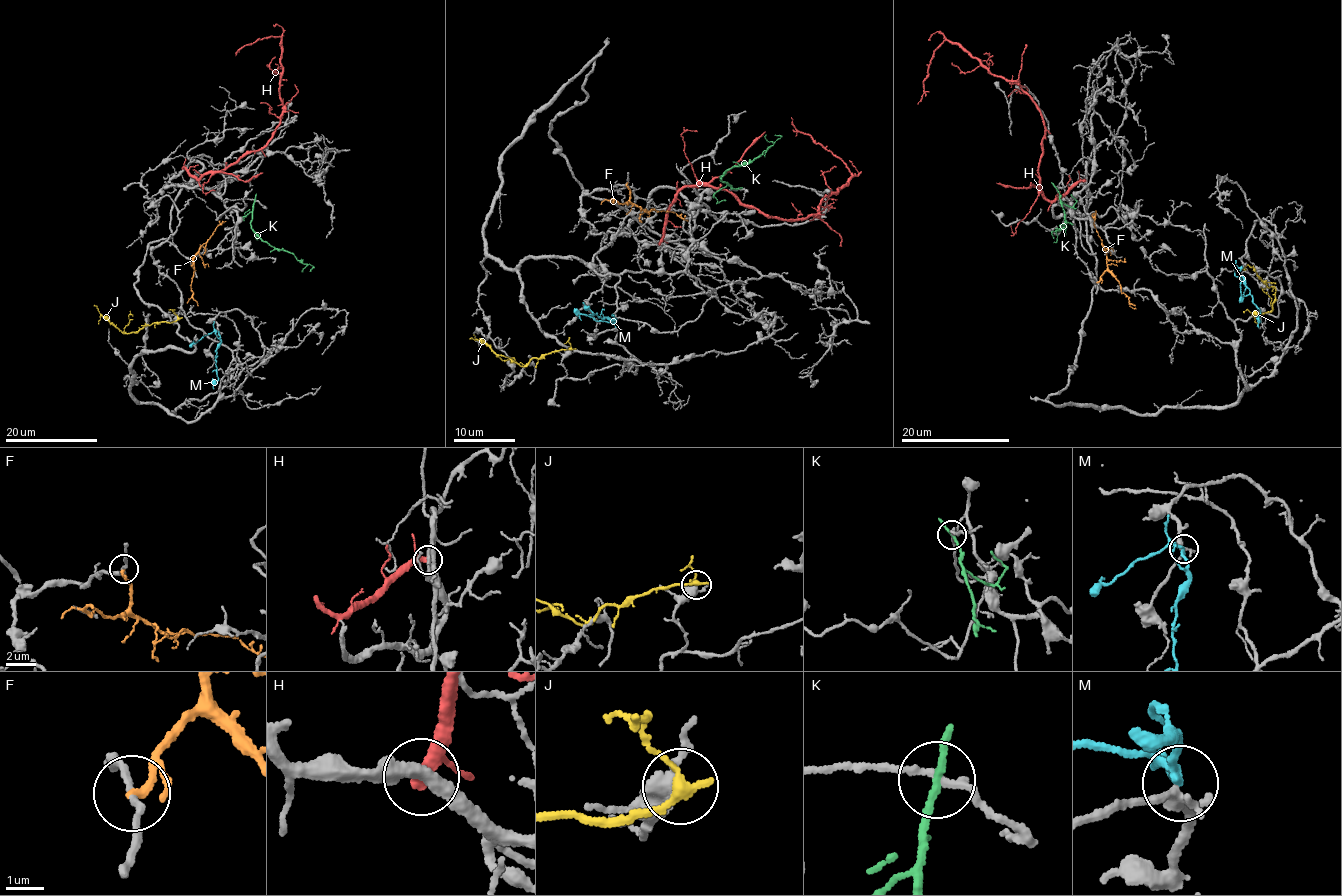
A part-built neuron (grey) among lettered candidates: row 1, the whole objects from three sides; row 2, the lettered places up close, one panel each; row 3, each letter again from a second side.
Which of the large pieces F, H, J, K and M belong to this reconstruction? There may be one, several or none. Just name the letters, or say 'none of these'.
M

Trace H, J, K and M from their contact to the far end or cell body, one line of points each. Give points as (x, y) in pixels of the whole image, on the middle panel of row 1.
H: (660, 243), (686, 187), (726, 189), (770, 217), (814, 215), (851, 173), (791, 117)
J: (570, 350), (545, 353), (522, 365), (501, 356), (473, 334)
K: (736, 188), (732, 189), (729, 182), (720, 180), (721, 175), (754, 160), (781, 136), (775, 135)
M: (617, 327), (614, 317), (593, 314), (582, 303)

